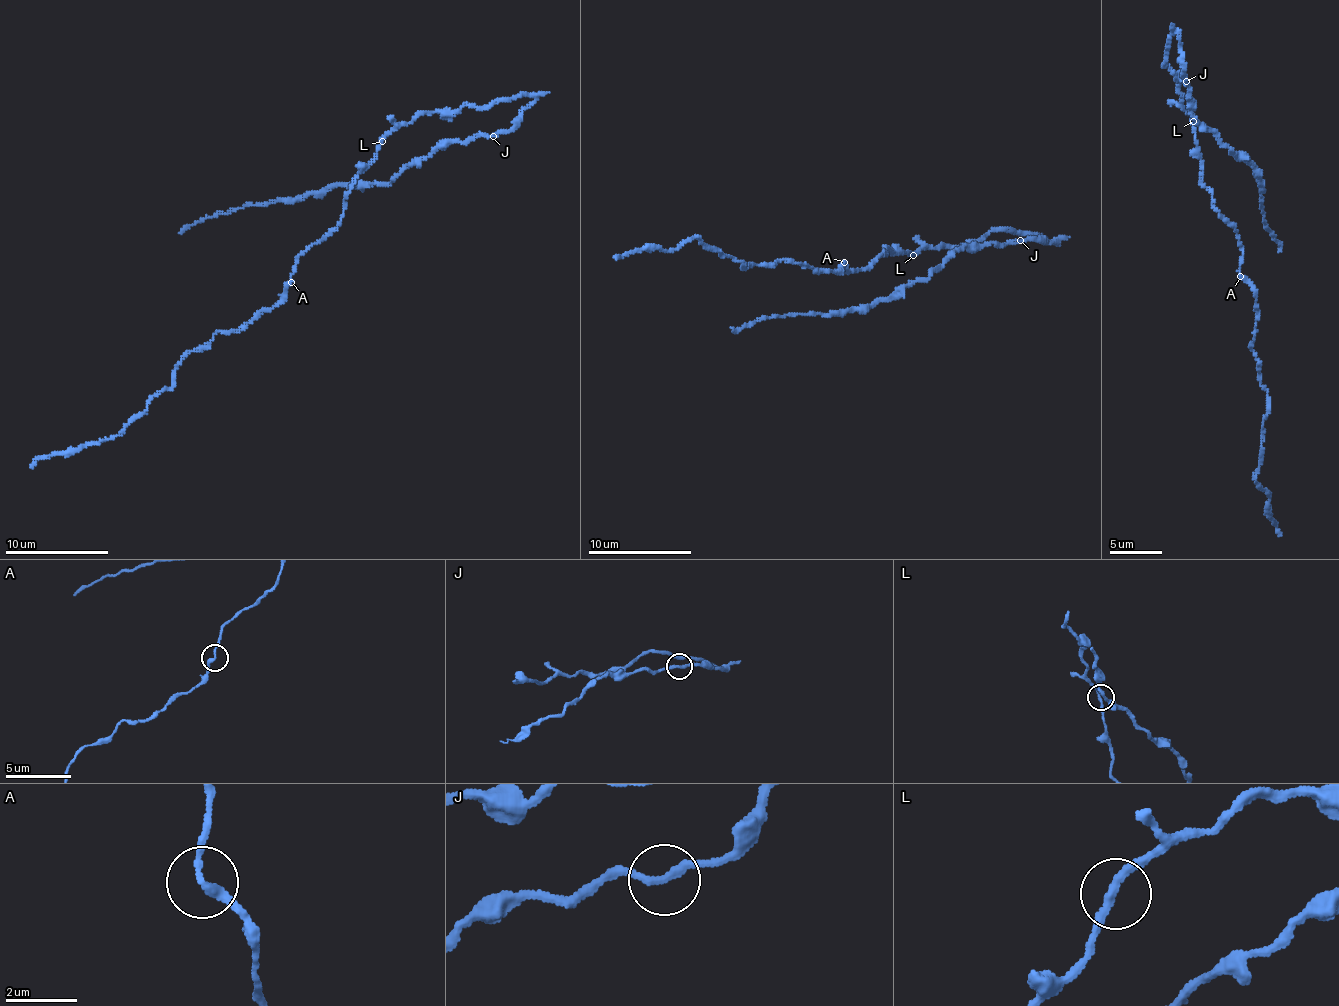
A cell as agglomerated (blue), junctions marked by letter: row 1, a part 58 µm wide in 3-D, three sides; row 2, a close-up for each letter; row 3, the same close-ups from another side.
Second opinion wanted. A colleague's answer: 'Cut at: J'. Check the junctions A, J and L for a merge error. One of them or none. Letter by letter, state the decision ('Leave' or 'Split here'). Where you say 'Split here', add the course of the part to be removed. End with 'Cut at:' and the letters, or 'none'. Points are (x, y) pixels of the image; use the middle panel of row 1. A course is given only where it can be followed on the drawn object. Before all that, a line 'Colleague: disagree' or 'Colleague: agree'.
Colleague: disagree
A: Leave
J: Leave
L: Leave
Cut at: none

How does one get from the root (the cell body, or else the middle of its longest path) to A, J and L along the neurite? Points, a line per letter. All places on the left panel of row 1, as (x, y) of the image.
A: (404, 125), (397, 125), (382, 141), (377, 156), (353, 185), (344, 202), (340, 222), (298, 258), (291, 281)
J: (404, 125), (426, 112), (490, 108), (523, 96), (536, 98), (508, 131), (493, 136)
L: (404, 125), (397, 125), (382, 141)

